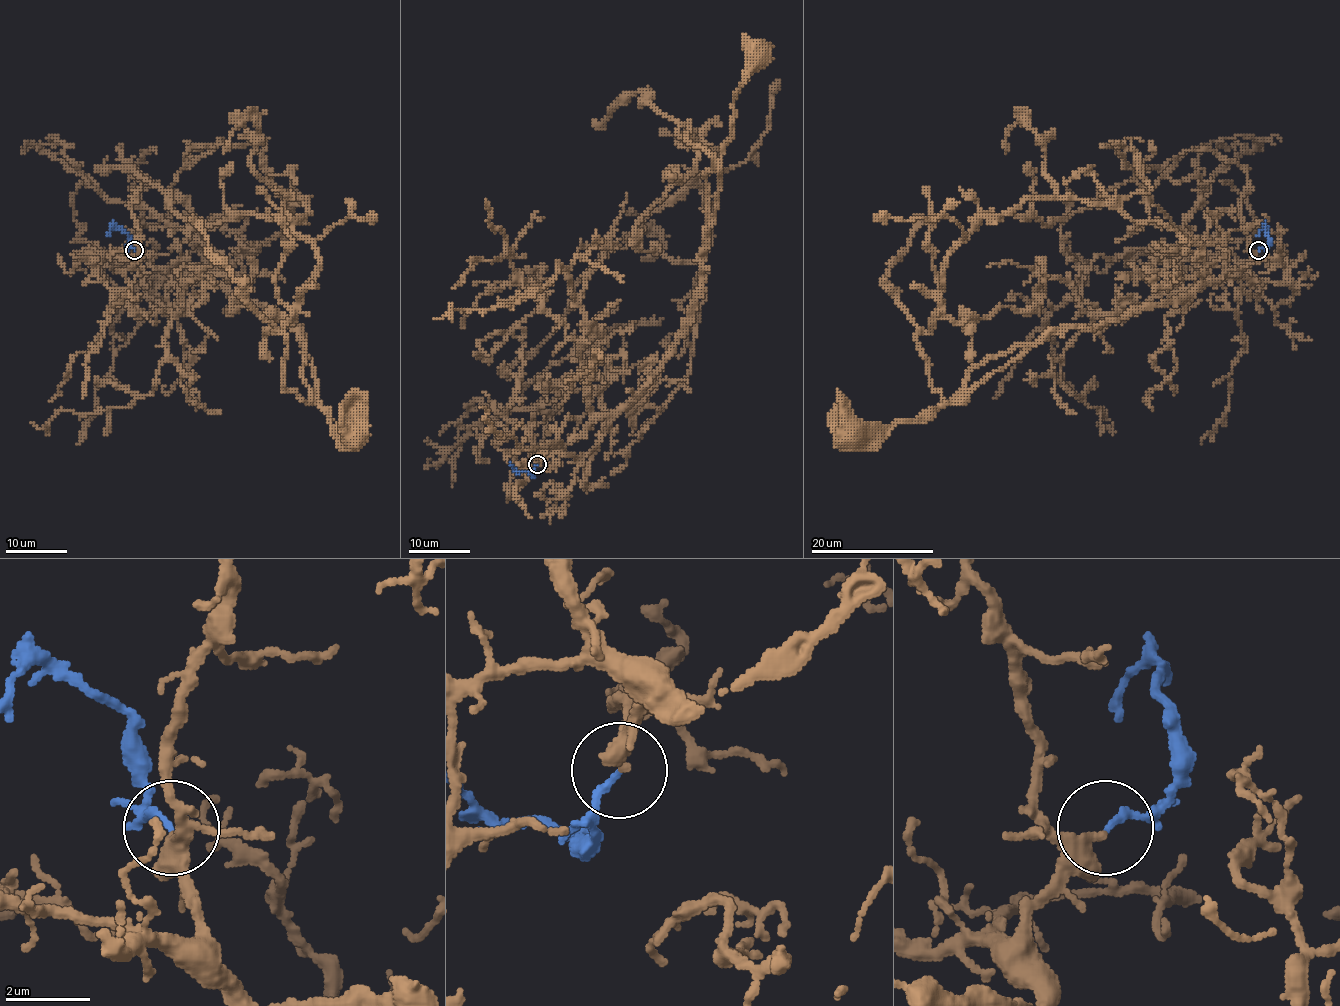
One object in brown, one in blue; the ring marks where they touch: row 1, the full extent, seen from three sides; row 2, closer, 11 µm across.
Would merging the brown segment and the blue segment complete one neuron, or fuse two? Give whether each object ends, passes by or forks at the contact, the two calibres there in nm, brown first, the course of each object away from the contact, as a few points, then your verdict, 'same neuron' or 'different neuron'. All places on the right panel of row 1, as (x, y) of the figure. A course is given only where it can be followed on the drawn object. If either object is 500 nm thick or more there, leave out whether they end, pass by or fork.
brown forks there; blue ends there; 240 nm thick on the brown side, 170 nm on the other; brown runs (1258, 250), (1248, 276), (1214, 278), (1185, 298), (1144, 304), (1095, 327), (1046, 331), (959, 403), (844, 431); blue runs (1258, 250), (1268, 243), (1266, 229), (1263, 227), (1257, 235); same neuron

